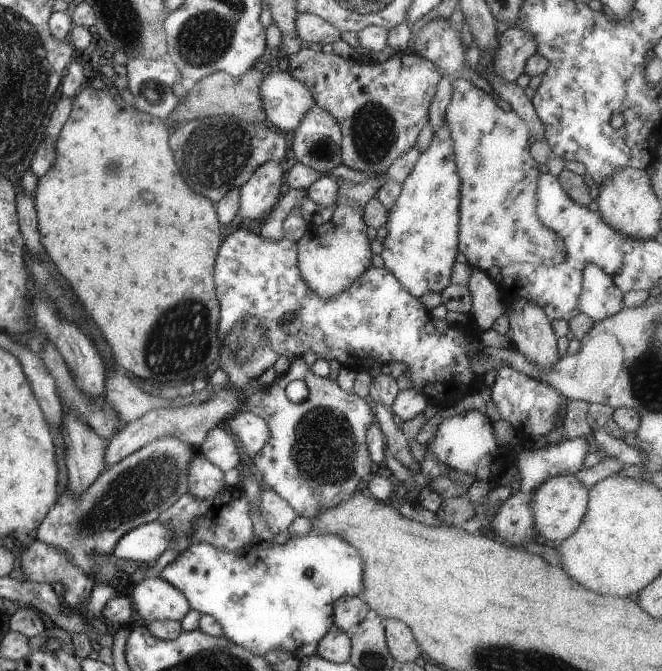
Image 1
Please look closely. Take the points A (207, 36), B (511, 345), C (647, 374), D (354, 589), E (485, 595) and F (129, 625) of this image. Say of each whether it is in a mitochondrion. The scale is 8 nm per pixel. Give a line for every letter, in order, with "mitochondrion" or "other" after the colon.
A: mitochondrion
B: other
C: mitochondrion
D: other
E: other
F: other

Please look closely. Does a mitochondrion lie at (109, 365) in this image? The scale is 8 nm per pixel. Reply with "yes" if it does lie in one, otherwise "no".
no

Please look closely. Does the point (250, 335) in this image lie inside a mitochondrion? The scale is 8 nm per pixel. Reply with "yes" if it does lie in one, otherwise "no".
yes

